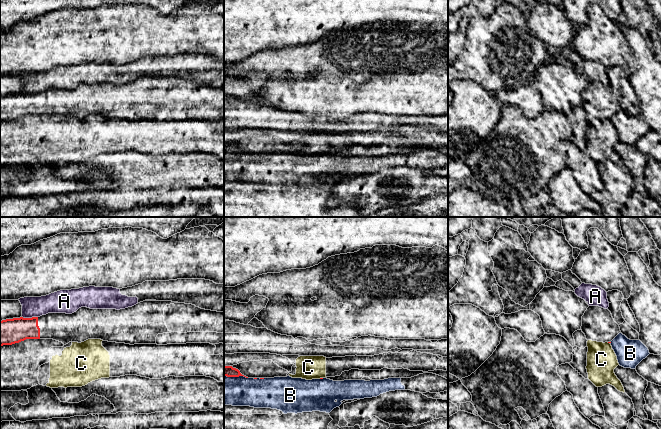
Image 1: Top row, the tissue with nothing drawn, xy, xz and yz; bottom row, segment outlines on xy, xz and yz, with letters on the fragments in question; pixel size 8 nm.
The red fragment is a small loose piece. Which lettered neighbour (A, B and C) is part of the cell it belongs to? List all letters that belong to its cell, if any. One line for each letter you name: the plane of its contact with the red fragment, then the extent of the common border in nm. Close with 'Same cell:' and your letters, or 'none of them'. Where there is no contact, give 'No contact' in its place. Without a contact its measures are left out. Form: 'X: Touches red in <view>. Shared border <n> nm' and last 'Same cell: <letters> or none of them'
Same cell: none of them

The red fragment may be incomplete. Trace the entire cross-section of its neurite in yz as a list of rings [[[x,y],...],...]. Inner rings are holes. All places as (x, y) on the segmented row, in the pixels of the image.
[[[599,306],[587,308],[582,316],[581,330],[587,340],[603,343],[611,343],[621,333],[620,327],[614,321],[611,312]]]

